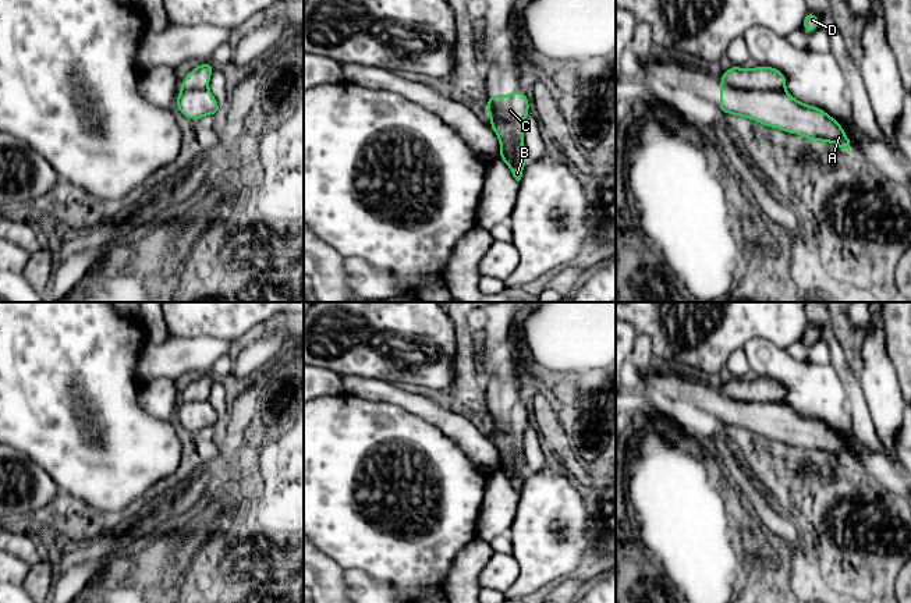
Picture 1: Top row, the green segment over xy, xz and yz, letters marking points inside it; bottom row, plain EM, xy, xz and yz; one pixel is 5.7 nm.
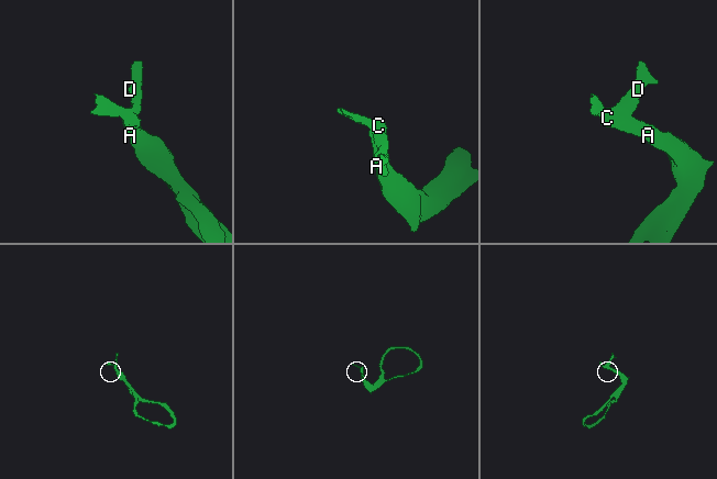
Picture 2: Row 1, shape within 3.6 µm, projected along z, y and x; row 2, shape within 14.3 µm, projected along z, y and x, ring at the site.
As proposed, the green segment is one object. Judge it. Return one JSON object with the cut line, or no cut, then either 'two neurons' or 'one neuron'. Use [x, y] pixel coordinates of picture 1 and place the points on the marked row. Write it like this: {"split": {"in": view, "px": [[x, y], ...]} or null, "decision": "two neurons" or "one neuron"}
{"split": {"in": "yz", "px": [[720, 78], [745, 89], [783, 91]]}, "decision": "two neurons"}

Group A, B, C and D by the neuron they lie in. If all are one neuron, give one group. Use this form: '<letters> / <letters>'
A B C / D

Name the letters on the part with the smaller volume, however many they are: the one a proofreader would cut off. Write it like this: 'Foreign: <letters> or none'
Foreign: D

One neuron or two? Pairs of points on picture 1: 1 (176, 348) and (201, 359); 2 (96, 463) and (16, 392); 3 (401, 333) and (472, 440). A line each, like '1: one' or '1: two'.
1: one
2: one
3: two

